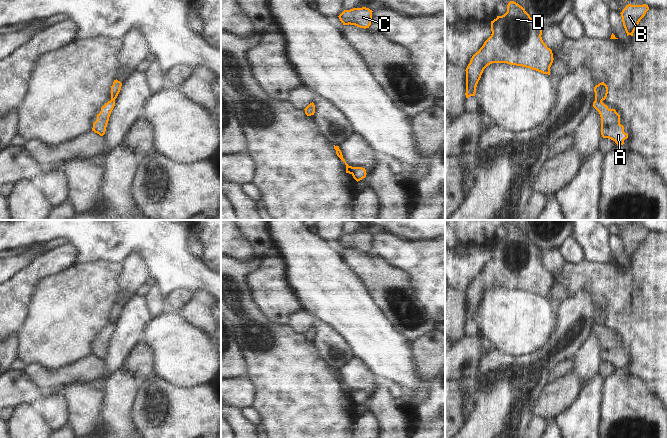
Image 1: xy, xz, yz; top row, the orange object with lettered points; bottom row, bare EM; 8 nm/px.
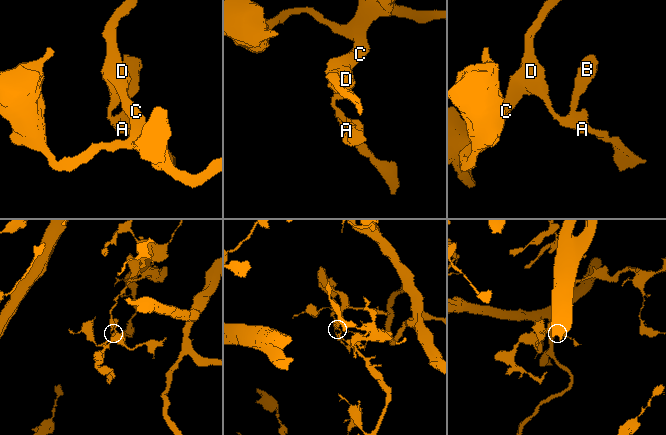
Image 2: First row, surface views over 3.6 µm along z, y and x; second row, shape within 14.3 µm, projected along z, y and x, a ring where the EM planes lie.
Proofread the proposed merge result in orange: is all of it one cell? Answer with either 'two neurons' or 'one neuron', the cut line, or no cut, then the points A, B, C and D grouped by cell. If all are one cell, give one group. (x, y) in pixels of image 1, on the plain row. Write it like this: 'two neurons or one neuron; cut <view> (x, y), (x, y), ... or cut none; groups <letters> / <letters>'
two neurons; cut yz (595, 323), (601, 325); groups A C D / B

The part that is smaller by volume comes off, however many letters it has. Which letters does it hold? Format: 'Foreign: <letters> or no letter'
Foreign: B

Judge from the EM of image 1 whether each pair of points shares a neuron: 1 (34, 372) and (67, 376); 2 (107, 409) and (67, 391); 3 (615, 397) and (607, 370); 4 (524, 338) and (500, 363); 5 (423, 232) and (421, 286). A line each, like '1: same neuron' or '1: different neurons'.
1: same neuron
2: different neurons
3: different neurons
4: different neurons
5: different neurons

